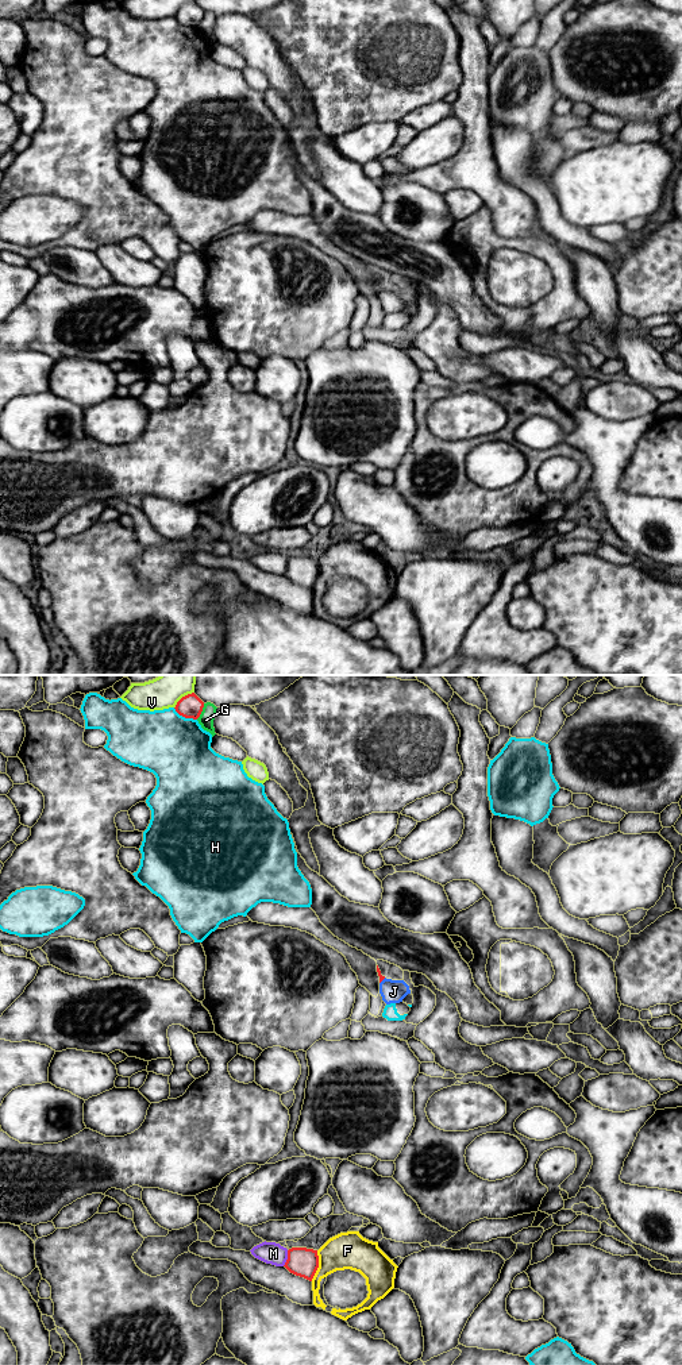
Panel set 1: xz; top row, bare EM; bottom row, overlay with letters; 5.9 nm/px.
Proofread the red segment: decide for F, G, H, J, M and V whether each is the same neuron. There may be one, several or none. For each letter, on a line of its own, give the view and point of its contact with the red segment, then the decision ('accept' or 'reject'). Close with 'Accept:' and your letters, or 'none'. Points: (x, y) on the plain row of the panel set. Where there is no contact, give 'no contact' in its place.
F: xz (318, 574) | reject
G: xz (200, 20) | reject
H: xz (185, 26) | reject
J: xz (382, 288) | accept
M: xz (288, 567) | reject
V: xz (182, 6) | reject
Accept: J

